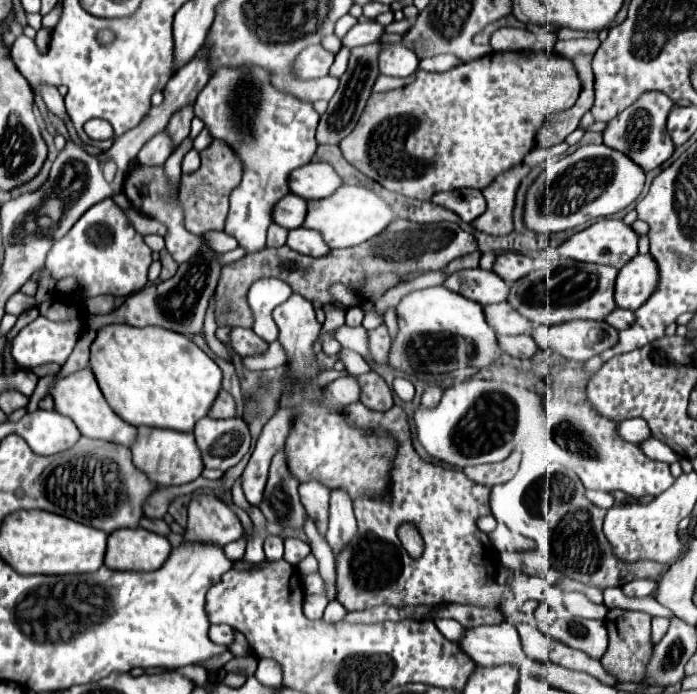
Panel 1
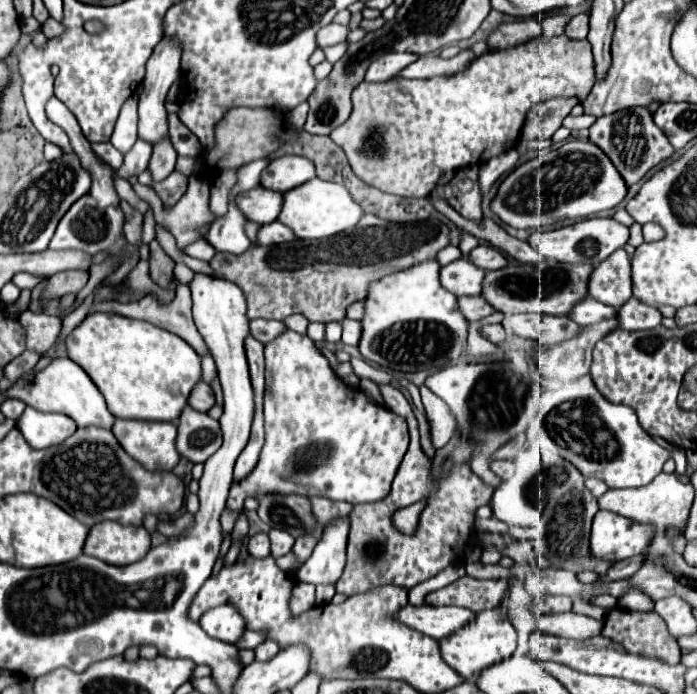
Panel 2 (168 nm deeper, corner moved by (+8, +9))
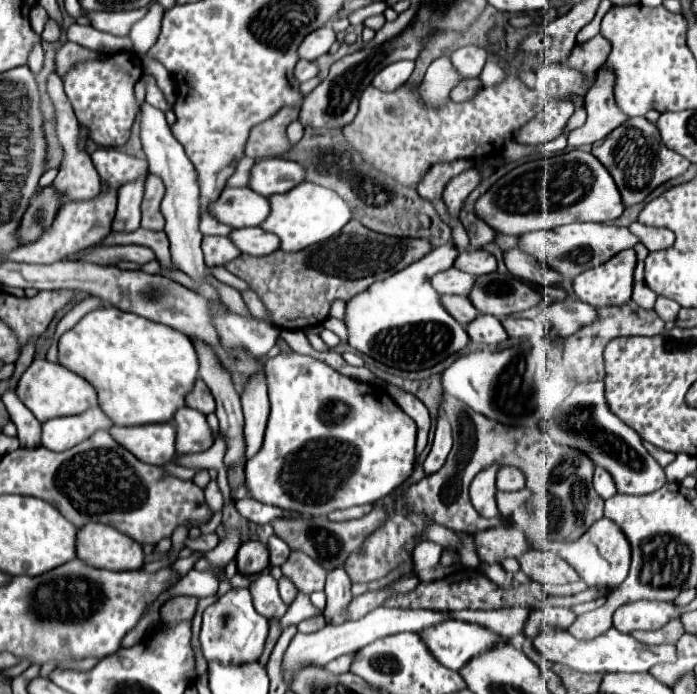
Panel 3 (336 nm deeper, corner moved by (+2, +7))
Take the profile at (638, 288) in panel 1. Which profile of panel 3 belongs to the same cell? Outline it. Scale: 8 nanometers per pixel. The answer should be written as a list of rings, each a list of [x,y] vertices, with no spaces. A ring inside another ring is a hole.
[[[625,249],[611,257],[611,261],[577,275],[573,291],[581,301],[593,307],[625,305],[633,291],[633,269],[635,251]]]

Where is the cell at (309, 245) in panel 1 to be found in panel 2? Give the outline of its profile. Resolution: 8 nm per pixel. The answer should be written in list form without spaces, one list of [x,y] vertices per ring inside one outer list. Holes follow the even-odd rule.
[[[269,223],[269,225],[263,225],[259,229],[259,245],[277,245],[277,243],[285,243],[285,241],[293,241],[297,239],[293,235],[293,231],[289,231],[289,227],[285,227],[283,223]]]

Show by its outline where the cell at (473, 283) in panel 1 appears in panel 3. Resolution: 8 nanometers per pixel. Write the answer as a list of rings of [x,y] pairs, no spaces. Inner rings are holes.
[[[455,267],[437,273],[435,277],[431,277],[431,285],[439,295],[451,293],[451,295],[467,295],[469,289],[473,287],[475,277],[469,273],[463,273]]]

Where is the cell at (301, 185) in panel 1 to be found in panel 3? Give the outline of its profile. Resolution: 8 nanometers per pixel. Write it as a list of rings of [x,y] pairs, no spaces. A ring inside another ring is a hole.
[[[281,157],[261,159],[253,165],[249,173],[249,189],[261,193],[263,197],[275,193],[287,193],[295,185],[299,185],[305,177],[305,171],[295,161],[287,161]]]

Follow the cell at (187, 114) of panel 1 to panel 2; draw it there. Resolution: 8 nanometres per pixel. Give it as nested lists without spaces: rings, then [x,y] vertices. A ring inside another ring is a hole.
[[[167,135],[165,139],[161,139],[159,143],[153,145],[153,157],[149,161],[149,171],[151,171],[153,179],[163,181],[173,171],[175,159],[177,159],[177,151],[171,145],[171,137]]]

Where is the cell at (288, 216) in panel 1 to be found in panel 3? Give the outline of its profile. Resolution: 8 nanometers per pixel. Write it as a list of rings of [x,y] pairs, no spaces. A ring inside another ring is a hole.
[[[225,187],[219,201],[211,205],[211,215],[233,229],[257,227],[269,213],[269,201],[249,187]]]

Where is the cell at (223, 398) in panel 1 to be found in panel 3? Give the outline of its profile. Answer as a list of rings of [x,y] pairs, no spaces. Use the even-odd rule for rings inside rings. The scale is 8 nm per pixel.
[[[197,377],[191,393],[187,395],[185,405],[191,407],[191,409],[201,411],[203,415],[209,415],[209,413],[215,411],[215,399],[211,397],[211,391],[207,389],[207,385],[203,385],[203,379],[201,377]]]

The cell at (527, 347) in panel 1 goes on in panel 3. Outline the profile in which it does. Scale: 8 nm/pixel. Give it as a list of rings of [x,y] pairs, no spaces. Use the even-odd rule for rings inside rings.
[[[479,315],[475,317],[467,327],[465,327],[469,339],[473,343],[479,343],[479,345],[499,345],[501,341],[507,339],[507,333],[501,325],[501,321],[493,315]]]

